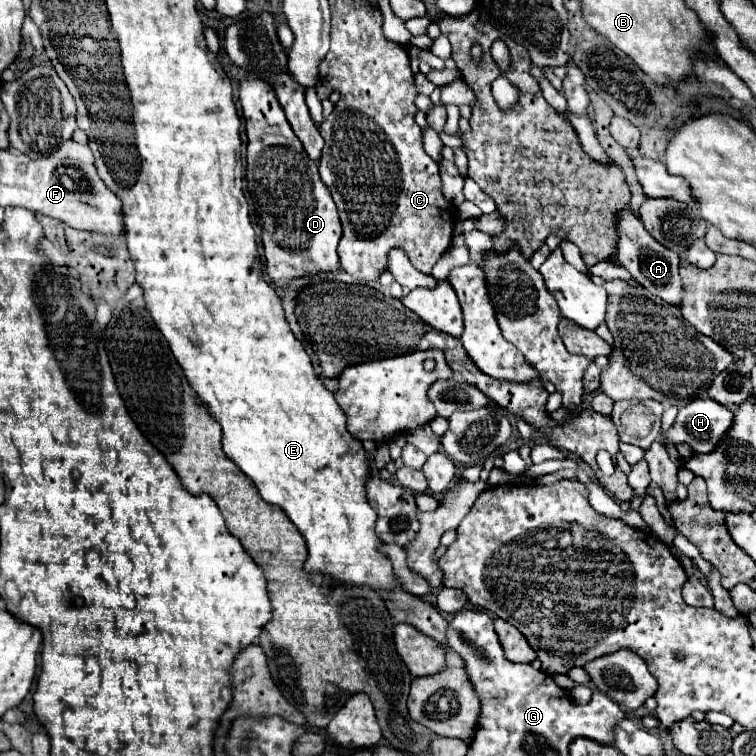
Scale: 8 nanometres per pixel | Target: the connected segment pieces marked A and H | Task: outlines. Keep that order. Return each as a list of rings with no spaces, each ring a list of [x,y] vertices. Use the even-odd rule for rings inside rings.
[[[623,210],[617,216],[617,262],[631,272],[631,276],[637,280],[637,284],[651,290],[655,296],[665,300],[667,304],[681,306],[683,302],[683,282],[679,276],[679,256],[671,252],[669,248],[663,248],[641,224],[641,220],[635,216],[633,210]]]
[[[695,398],[683,406],[675,424],[663,432],[673,444],[687,442],[695,452],[713,452],[723,436],[731,430],[731,410],[715,404],[711,398]]]

